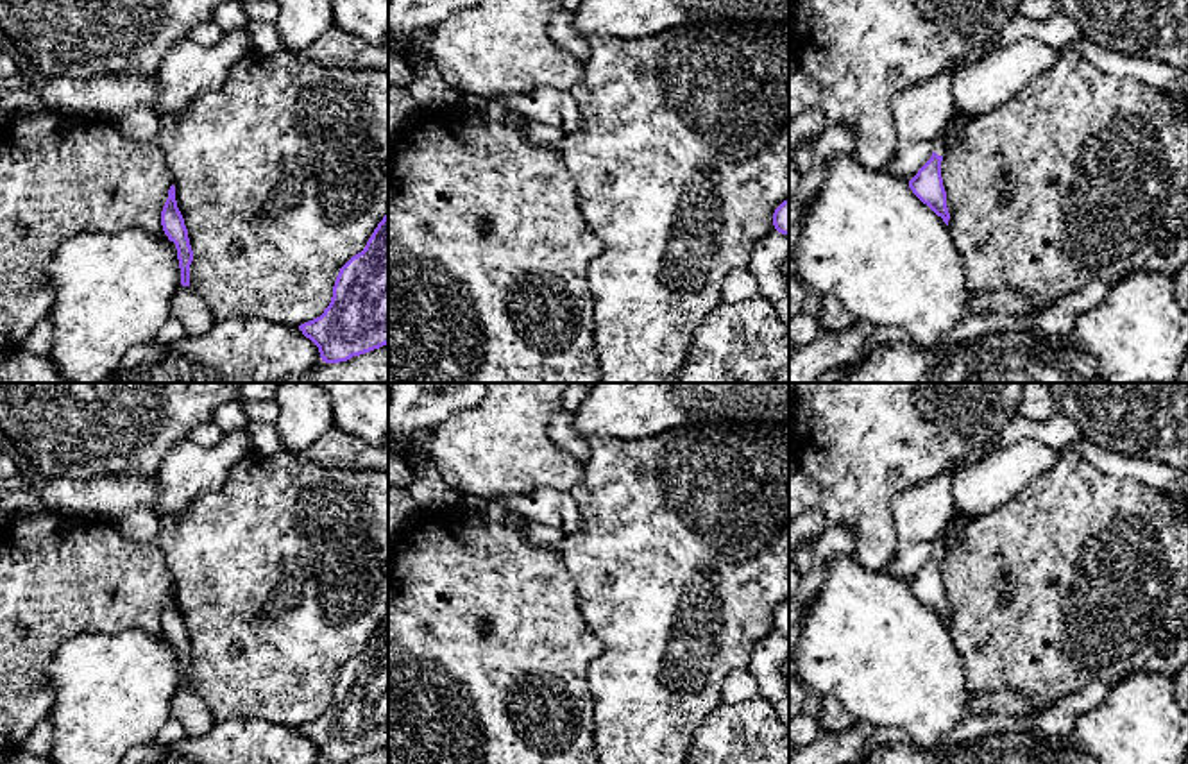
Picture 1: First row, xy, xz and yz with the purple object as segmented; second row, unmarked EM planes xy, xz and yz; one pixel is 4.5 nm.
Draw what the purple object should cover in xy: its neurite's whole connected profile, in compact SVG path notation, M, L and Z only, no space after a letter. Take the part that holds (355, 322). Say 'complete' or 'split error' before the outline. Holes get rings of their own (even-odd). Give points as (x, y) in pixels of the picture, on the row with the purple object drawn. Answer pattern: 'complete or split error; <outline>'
complete; M388 211L365 249L340 268L324 313L299 329L318 347L326 363L347 361L388 344Z

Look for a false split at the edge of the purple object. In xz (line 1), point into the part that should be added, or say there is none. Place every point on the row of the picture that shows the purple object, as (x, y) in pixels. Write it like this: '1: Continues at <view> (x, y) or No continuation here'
1: No continuation here

